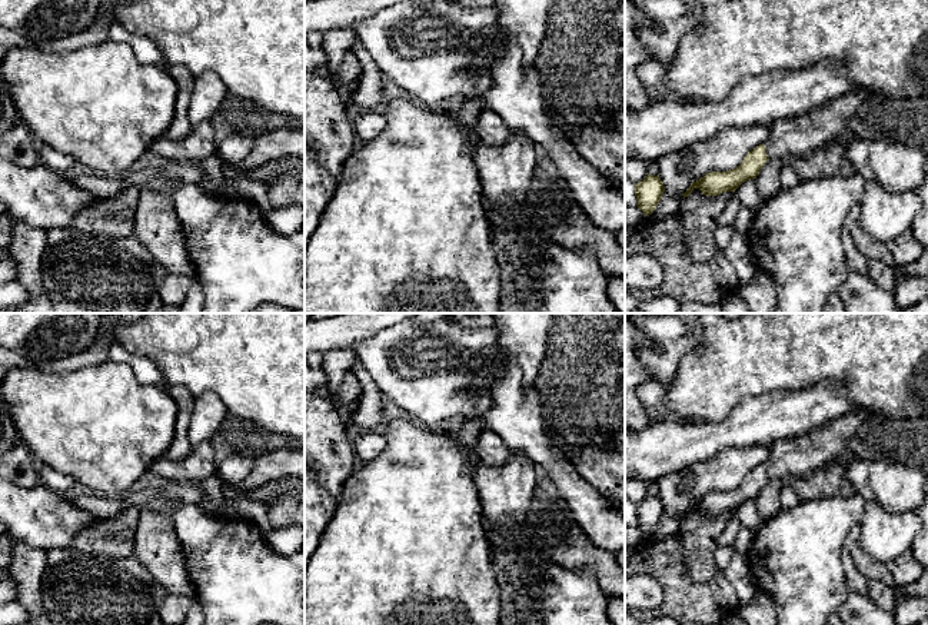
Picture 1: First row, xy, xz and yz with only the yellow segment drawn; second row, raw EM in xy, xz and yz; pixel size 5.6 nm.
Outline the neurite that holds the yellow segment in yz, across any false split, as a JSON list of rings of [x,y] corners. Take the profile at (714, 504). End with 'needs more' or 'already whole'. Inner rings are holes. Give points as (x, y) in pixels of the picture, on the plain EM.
[[[858,409],[805,438],[779,441],[771,445],[765,465],[748,472],[742,483],[726,492],[709,492],[693,502],[683,513],[688,518],[693,509],[705,516],[718,516],[735,512],[744,502],[756,499],[769,479],[788,481],[805,476],[836,461],[846,443],[862,429],[867,422],[879,425],[887,419],[868,409]]]; needs more

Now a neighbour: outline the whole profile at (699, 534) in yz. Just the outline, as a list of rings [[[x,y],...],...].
[[[693,509],[682,521],[679,535],[682,538],[683,561],[693,582],[706,584],[718,572],[715,551],[719,546],[722,531],[734,516],[735,512],[705,516],[699,509]]]

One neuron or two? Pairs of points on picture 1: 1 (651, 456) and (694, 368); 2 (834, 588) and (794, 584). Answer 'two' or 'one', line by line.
1: two
2: one

